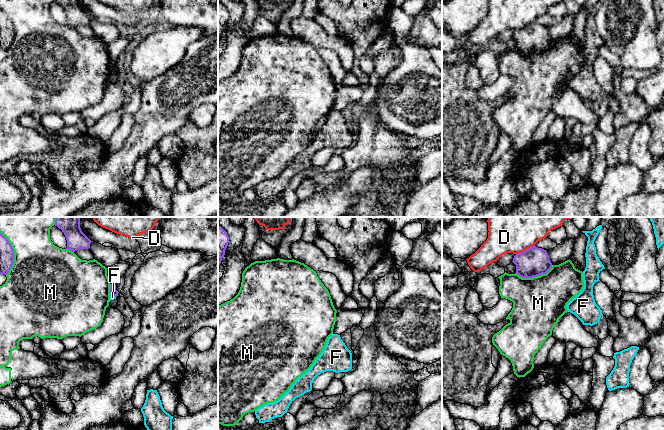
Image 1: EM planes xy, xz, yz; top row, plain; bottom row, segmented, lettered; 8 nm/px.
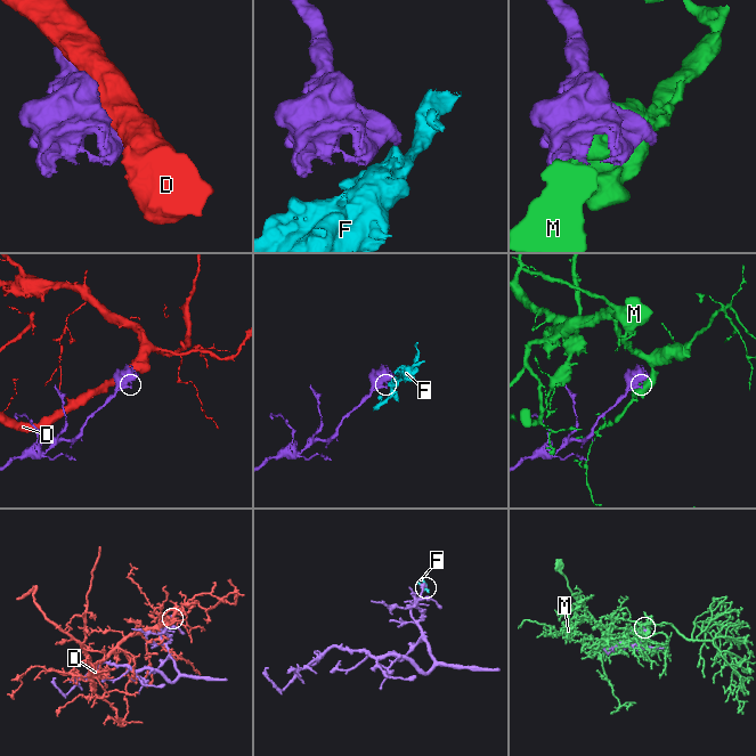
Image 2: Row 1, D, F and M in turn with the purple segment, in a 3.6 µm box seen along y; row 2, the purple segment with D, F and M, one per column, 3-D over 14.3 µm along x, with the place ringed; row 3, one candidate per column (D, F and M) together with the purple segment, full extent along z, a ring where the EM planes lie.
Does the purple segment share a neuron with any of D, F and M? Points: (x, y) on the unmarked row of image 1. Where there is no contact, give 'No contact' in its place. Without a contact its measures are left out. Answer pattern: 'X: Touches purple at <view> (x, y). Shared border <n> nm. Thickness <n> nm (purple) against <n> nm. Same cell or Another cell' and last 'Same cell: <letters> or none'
D: Touches purple at yz (525, 26). Shared border 170 nm. Thickness 240 nm (purple) against 240 nm. Another cell
F: Touches purple at xy (113, 71). Shared border 60 nm. Thickness 60 nm (purple) against 40 nm. Another cell
M: Touches purple at yz (534, 52). Shared border 300 nm. Thickness 240 nm (purple) against 420 nm. Another cell
Same cell: none

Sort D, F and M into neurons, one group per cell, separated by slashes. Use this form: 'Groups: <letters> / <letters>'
Groups: D / F / M

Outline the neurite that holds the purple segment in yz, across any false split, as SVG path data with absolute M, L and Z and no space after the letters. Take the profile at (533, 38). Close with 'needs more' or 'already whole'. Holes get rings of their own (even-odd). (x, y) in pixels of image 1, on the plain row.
M536 22L516 30L512 38L516 41L516 49L522 54L546 50L552 44L547 27Z; already whole

